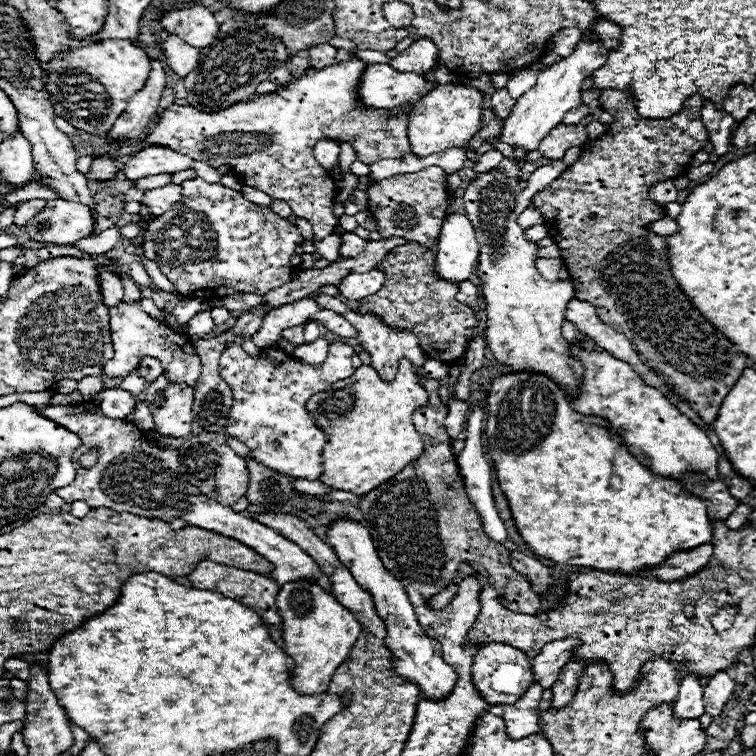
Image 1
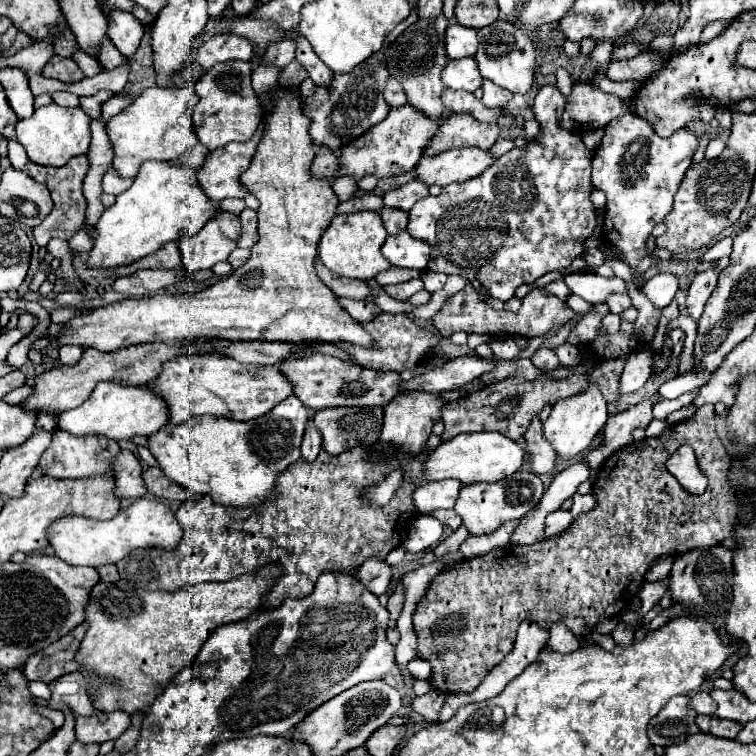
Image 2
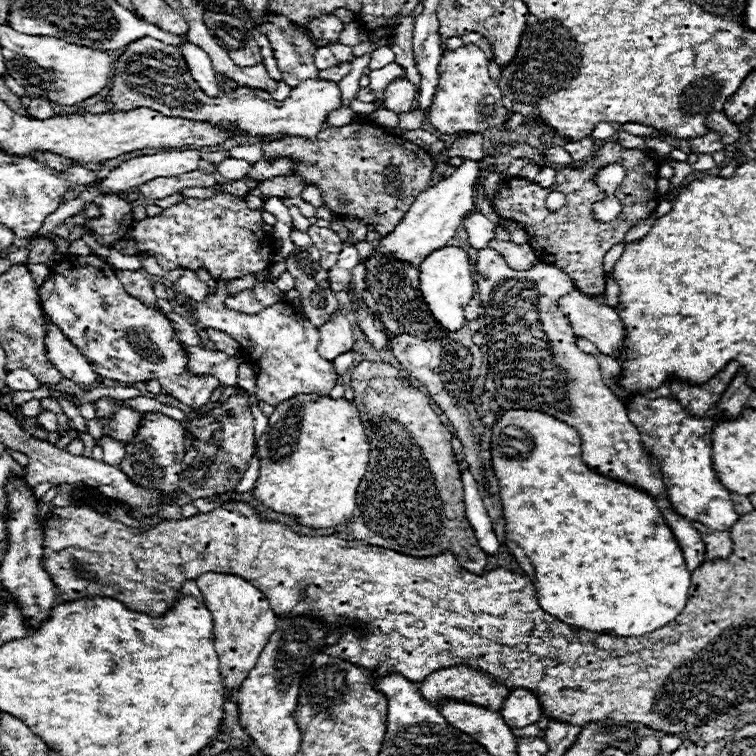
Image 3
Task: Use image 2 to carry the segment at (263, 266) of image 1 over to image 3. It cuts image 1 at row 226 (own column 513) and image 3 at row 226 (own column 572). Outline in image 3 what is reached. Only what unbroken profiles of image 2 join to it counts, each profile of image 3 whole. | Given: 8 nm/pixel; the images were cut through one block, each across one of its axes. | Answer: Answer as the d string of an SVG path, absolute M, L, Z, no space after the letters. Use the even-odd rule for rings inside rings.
M218 194L208 200L186 198L180 204L166 208L160 216L148 216L142 222L134 222L126 238L134 238L140 252L156 256L164 270L174 270L178 266L190 270L206 268L214 280L242 278L246 274L256 274L258 280L266 280L262 272L272 262L274 240L260 228L260 222L260 210L250 210L244 198Z

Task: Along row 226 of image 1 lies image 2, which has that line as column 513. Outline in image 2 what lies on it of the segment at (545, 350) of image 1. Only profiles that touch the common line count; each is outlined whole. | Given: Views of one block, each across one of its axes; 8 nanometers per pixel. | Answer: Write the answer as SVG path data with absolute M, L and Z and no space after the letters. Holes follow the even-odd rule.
M518 470L516 474L504 478L504 482L478 482L478 484L462 486L454 509L460 514L468 532L472 536L480 536L480 534L494 532L496 528L500 528L510 520L522 518L528 510L532 510L540 502L542 494L544 494L542 480L534 472Z

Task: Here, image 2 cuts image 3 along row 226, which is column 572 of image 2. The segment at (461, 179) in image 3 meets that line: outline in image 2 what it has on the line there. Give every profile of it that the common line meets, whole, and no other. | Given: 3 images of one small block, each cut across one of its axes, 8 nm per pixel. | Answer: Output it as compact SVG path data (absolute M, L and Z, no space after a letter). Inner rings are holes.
M590 384L590 388L586 388L586 392L580 392L578 396L568 396L566 400L558 400L554 404L552 414L544 422L544 436L560 458L570 460L590 448L592 440L604 428L606 420L608 420L606 400L602 396L600 388L596 384Z

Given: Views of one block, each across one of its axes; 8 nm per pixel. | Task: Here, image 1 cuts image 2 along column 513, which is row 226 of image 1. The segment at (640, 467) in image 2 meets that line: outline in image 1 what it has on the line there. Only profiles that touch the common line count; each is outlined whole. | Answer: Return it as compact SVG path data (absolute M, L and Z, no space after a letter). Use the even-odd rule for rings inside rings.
M604 90L600 94L600 106L614 116L614 122L596 142L586 142L582 146L580 160L568 166L548 188L536 192L532 204L542 212L548 236L560 248L560 256L566 262L564 266L576 284L576 298L596 306L600 322L632 340L636 352L644 356L644 364L648 364L654 372L660 372L668 384L676 386L676 394L684 396L684 400L700 412L700 418L706 424L712 424L726 394L742 376L742 370L750 366L750 358L738 352L736 346L692 306L670 272L666 240L648 230L650 222L666 216L664 208L648 198L648 190L658 182L684 176L692 156L708 142L708 130L700 118L704 98L692 96L684 104L694 106L684 106L678 116L652 120L642 118L636 112L636 106L626 90Z

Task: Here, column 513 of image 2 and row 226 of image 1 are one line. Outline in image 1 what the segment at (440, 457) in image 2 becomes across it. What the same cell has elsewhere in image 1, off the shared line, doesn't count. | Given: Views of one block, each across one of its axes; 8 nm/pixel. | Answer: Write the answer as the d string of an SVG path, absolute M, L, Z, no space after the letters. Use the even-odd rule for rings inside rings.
M450 212L440 228L436 270L444 280L464 282L478 264L480 244L476 242L474 226L464 212Z

